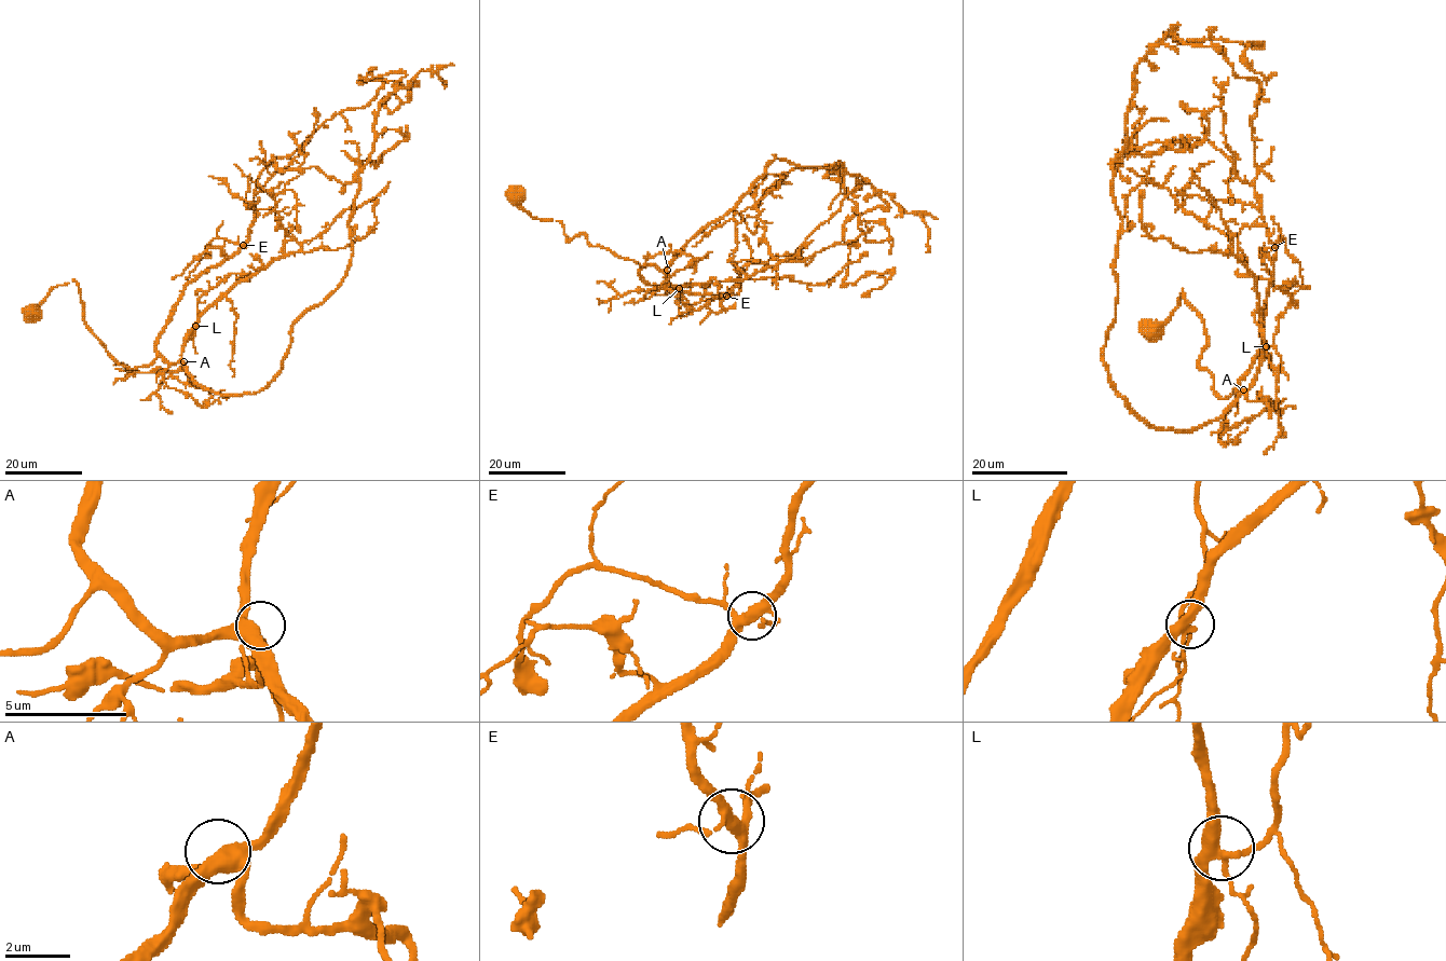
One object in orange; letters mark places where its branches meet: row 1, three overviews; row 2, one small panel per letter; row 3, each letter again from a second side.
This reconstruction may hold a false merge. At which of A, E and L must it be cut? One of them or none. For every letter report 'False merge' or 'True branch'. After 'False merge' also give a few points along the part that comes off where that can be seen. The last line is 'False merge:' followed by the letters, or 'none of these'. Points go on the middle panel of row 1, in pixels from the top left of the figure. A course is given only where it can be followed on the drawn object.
A: True branch
E: True branch
L: True branch
False merge: none of these

